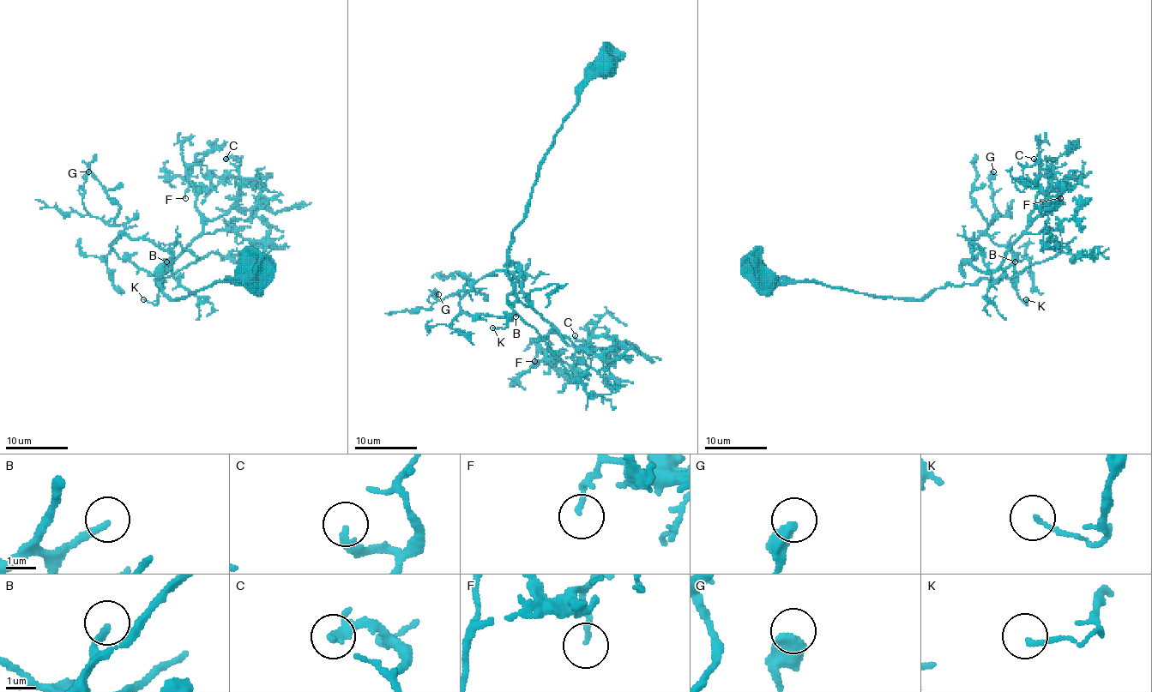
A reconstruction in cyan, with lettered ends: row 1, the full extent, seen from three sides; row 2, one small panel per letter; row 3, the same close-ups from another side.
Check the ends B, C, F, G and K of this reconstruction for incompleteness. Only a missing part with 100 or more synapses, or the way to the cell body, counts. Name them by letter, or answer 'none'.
B

